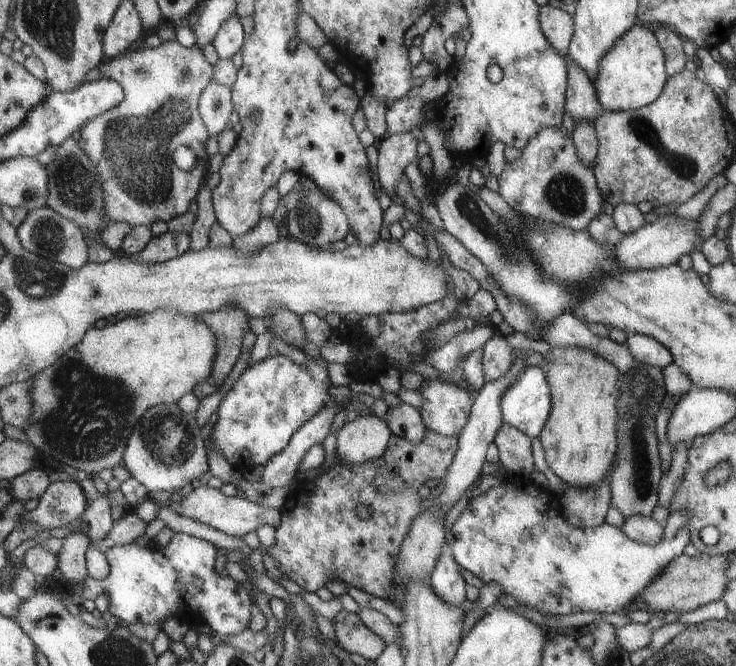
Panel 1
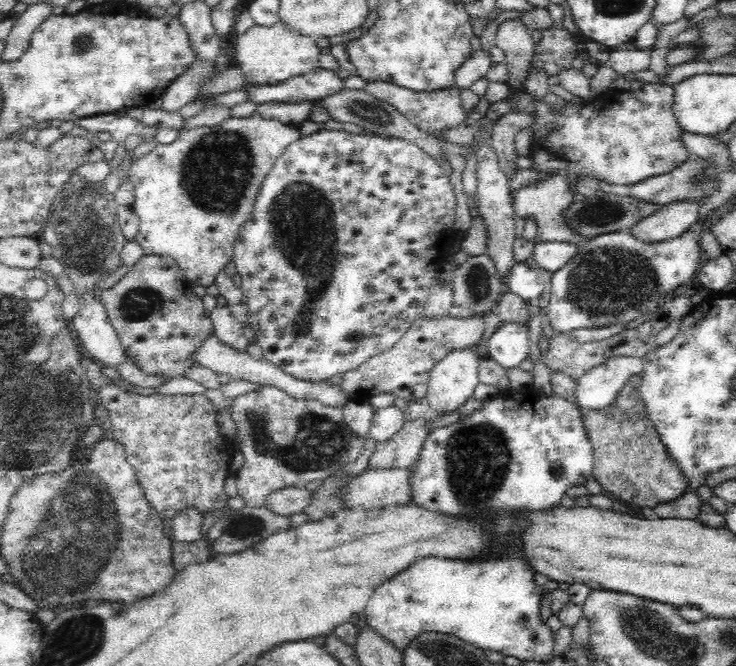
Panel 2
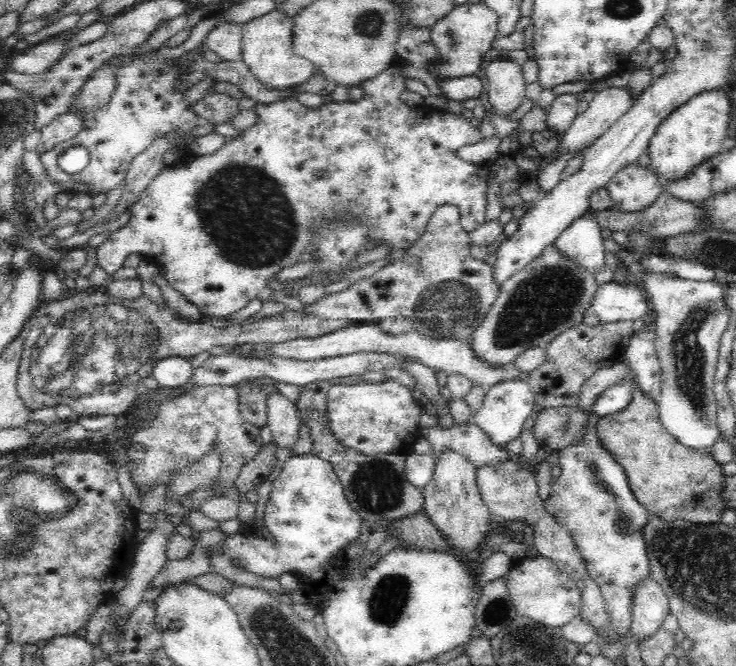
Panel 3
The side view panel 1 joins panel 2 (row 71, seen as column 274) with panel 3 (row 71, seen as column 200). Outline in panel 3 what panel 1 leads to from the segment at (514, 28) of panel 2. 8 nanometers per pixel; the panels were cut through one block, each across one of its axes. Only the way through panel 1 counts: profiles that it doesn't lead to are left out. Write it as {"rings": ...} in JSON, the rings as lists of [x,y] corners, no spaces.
{"rings":[[[503,57],[490,61],[485,67],[488,79],[488,102],[504,117],[516,111],[524,102],[526,79],[522,65]]]}

